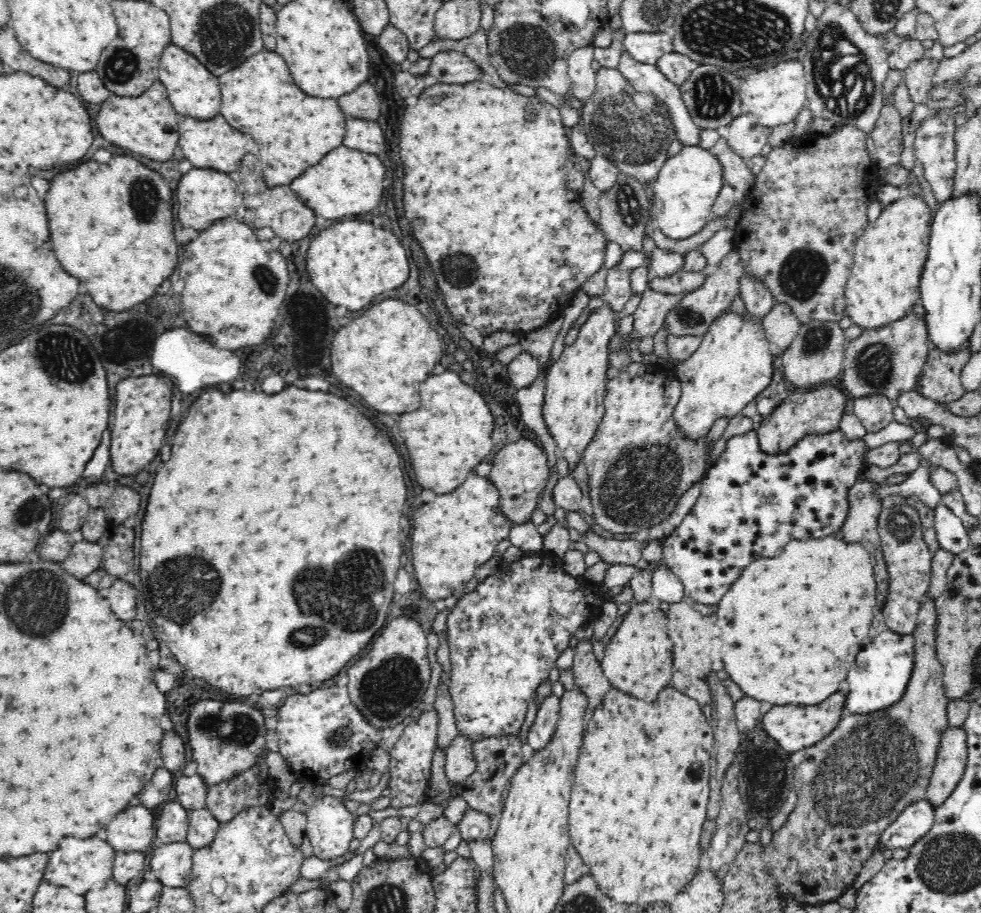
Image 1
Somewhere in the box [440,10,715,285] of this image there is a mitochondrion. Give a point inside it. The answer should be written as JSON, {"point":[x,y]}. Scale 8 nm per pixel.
{"point":[628,128]}

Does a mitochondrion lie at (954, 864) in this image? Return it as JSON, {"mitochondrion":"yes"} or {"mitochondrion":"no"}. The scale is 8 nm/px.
{"mitochondrion":"yes"}

